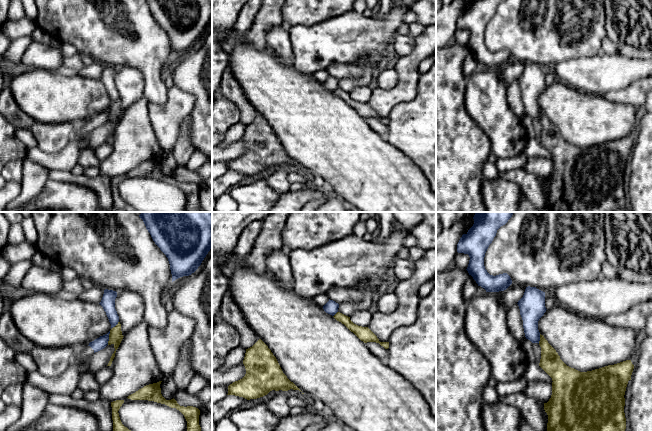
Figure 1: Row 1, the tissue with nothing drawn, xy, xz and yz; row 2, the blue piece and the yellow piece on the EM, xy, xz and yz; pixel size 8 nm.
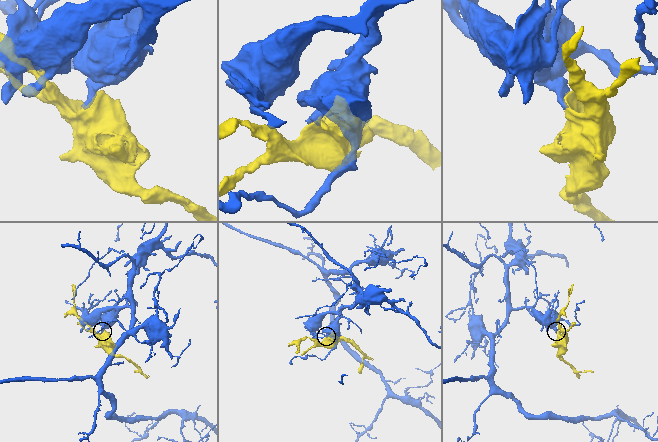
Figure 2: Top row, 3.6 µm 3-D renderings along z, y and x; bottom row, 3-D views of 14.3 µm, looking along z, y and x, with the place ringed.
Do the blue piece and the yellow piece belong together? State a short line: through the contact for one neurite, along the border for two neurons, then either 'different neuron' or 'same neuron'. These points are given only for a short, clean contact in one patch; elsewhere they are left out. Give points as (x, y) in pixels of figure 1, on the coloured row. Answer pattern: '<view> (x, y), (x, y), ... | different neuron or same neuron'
xy (110, 331), (107, 344) | different neuron

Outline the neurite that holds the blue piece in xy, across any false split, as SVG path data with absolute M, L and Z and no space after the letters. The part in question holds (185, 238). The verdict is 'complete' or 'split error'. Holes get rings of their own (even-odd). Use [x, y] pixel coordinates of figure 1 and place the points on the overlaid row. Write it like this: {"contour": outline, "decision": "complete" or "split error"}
{"contour": "M142 212L139 217L168 258L172 282L194 273L212 248L212 212Z", "decision": "complete"}

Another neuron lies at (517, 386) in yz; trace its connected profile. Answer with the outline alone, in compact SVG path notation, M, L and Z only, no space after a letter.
M524 376L510 382L497 382L495 389L500 396L524 392L528 381Z

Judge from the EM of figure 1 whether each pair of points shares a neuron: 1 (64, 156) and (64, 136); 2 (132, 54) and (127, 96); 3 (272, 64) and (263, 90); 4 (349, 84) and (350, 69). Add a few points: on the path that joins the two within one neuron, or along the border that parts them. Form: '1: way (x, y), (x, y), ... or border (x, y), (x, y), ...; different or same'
1: border (72, 137), (58, 151), (43, 152), (41, 150); different
2: border (117, 67), (135, 67), (142, 74), (145, 85); different
3: way (266, 70), (265, 84); same
4: border (363, 71), (358, 76), (341, 78), (339, 80); different

